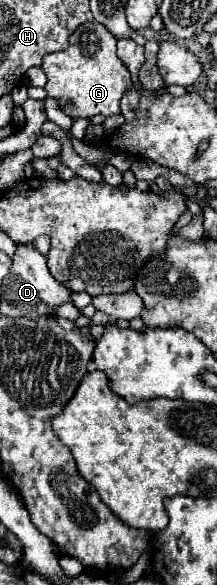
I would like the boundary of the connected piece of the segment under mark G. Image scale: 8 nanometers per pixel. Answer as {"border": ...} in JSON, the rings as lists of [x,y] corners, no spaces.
{"border":[[[97,21],[79,25],[71,37],[69,47],[61,53],[49,53],[43,57],[43,71],[47,75],[45,91],[61,103],[61,109],[73,119],[95,115],[117,115],[119,101],[131,83],[131,75],[115,53],[117,37]]]}

